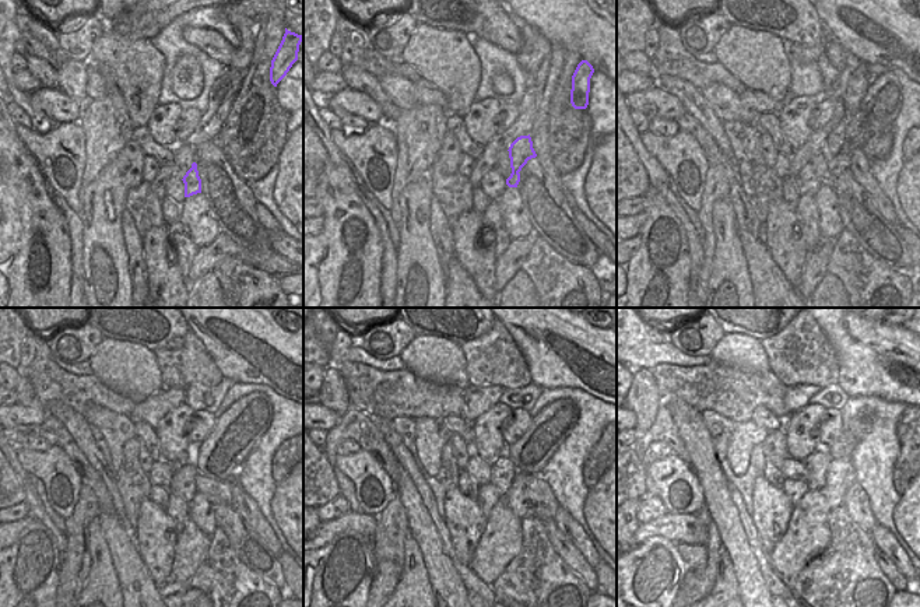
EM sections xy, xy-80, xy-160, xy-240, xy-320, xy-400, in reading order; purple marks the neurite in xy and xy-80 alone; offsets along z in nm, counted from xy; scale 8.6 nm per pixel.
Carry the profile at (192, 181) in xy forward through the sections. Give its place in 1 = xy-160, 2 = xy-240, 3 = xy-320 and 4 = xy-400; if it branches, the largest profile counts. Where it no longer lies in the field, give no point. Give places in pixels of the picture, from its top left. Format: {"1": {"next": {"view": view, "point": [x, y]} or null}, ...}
{"1": {"next": {"view": "xy-160", "point": [881, 104]}}, "2": {"next": {"view": "xy-240", "point": [236, 431]}}, "3": {"next": {"view": "xy-320", "point": [530, 453]}}, "4": {"next": {"view": "xy-400", "point": [847, 441]}}}

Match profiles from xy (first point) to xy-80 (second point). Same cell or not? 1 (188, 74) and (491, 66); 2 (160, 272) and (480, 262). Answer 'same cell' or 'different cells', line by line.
1: different cells
2: same cell

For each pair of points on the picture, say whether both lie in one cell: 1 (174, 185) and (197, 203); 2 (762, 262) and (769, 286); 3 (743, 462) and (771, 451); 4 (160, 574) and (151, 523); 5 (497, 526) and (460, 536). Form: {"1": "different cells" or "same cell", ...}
{"1": "different cells", "2": "same cell", "3": "different cells", "4": "same cell", "5": "different cells"}

